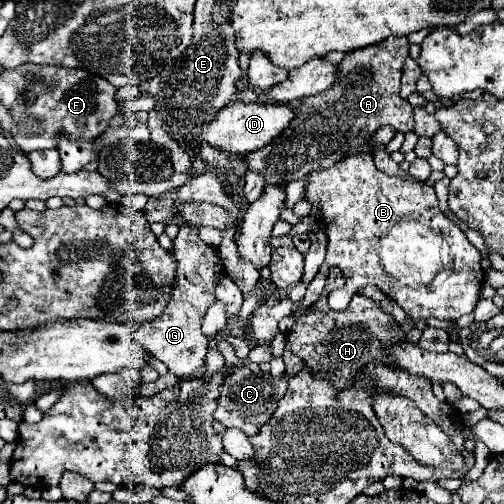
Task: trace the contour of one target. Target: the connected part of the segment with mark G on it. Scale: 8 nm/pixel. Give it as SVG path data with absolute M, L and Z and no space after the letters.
M192 225L180 227L174 239L172 255L178 267L176 267L176 281L172 287L170 301L158 319L138 327L138 331L134 333L134 339L138 347L144 347L144 351L160 359L172 373L176 373L178 377L188 377L192 371L204 365L204 359L208 353L208 337L202 335L200 325L206 311L216 301L214 287L216 287L216 279L224 275L224 265L218 249L204 243L198 237L198 229Z

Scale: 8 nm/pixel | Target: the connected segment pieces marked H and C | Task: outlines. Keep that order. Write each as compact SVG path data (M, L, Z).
M336 267L330 269L320 299L306 315L296 319L290 331L286 331L286 349L298 355L316 375L316 379L328 379L332 385L336 385L336 389L348 389L368 363L384 363L384 347L388 347L388 343L406 341L406 333L400 329L394 317L384 313L376 301L360 293L352 297L346 311L332 311L328 307L327 296L344 284L342 272Z
M238 365L234 367L232 375L228 375L228 379L220 389L220 399L214 419L224 423L226 427L236 427L246 435L256 435L260 427L268 423L268 419L276 411L276 403L286 393L286 387L288 387L288 375L272 377L270 373L252 373L250 369Z

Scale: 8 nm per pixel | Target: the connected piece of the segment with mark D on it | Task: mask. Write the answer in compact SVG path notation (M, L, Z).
M232 101L218 113L218 117L206 129L202 129L202 133L196 141L200 141L200 143L206 141L212 147L220 147L220 149L240 153L240 155L252 153L252 151L268 145L272 139L276 139L276 135L280 131L284 131L284 127L288 127L288 123L292 123L292 115L294 115L294 111L284 103Z

